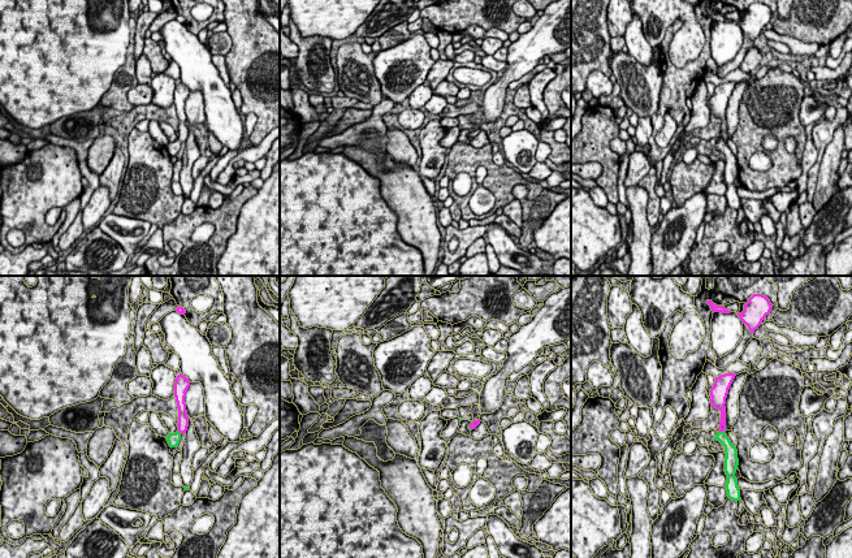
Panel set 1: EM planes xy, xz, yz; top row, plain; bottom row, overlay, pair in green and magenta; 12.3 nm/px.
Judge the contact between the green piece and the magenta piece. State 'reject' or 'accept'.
accept

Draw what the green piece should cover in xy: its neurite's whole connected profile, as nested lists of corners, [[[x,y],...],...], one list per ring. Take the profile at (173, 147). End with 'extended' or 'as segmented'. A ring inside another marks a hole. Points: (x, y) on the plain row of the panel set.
[[[182,82],[176,86],[174,90],[174,105],[178,116],[178,139],[176,142],[169,142],[165,147],[170,156],[177,156],[181,150],[181,143],[186,142],[189,135],[189,125],[186,120],[185,105],[190,95],[190,90]]]; extended

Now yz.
[[[725,82],[719,86],[715,86],[714,94],[710,98],[710,112],[712,116],[715,116],[721,120],[721,133],[718,135],[718,140],[713,147],[719,150],[725,155],[725,181],[727,183],[727,191],[725,194],[727,199],[727,206],[732,209],[740,209],[740,198],[738,195],[738,187],[735,186],[735,181],[739,174],[738,159],[731,152],[730,147],[726,143],[726,107],[728,103],[728,98],[735,87],[735,82]]]; extended

